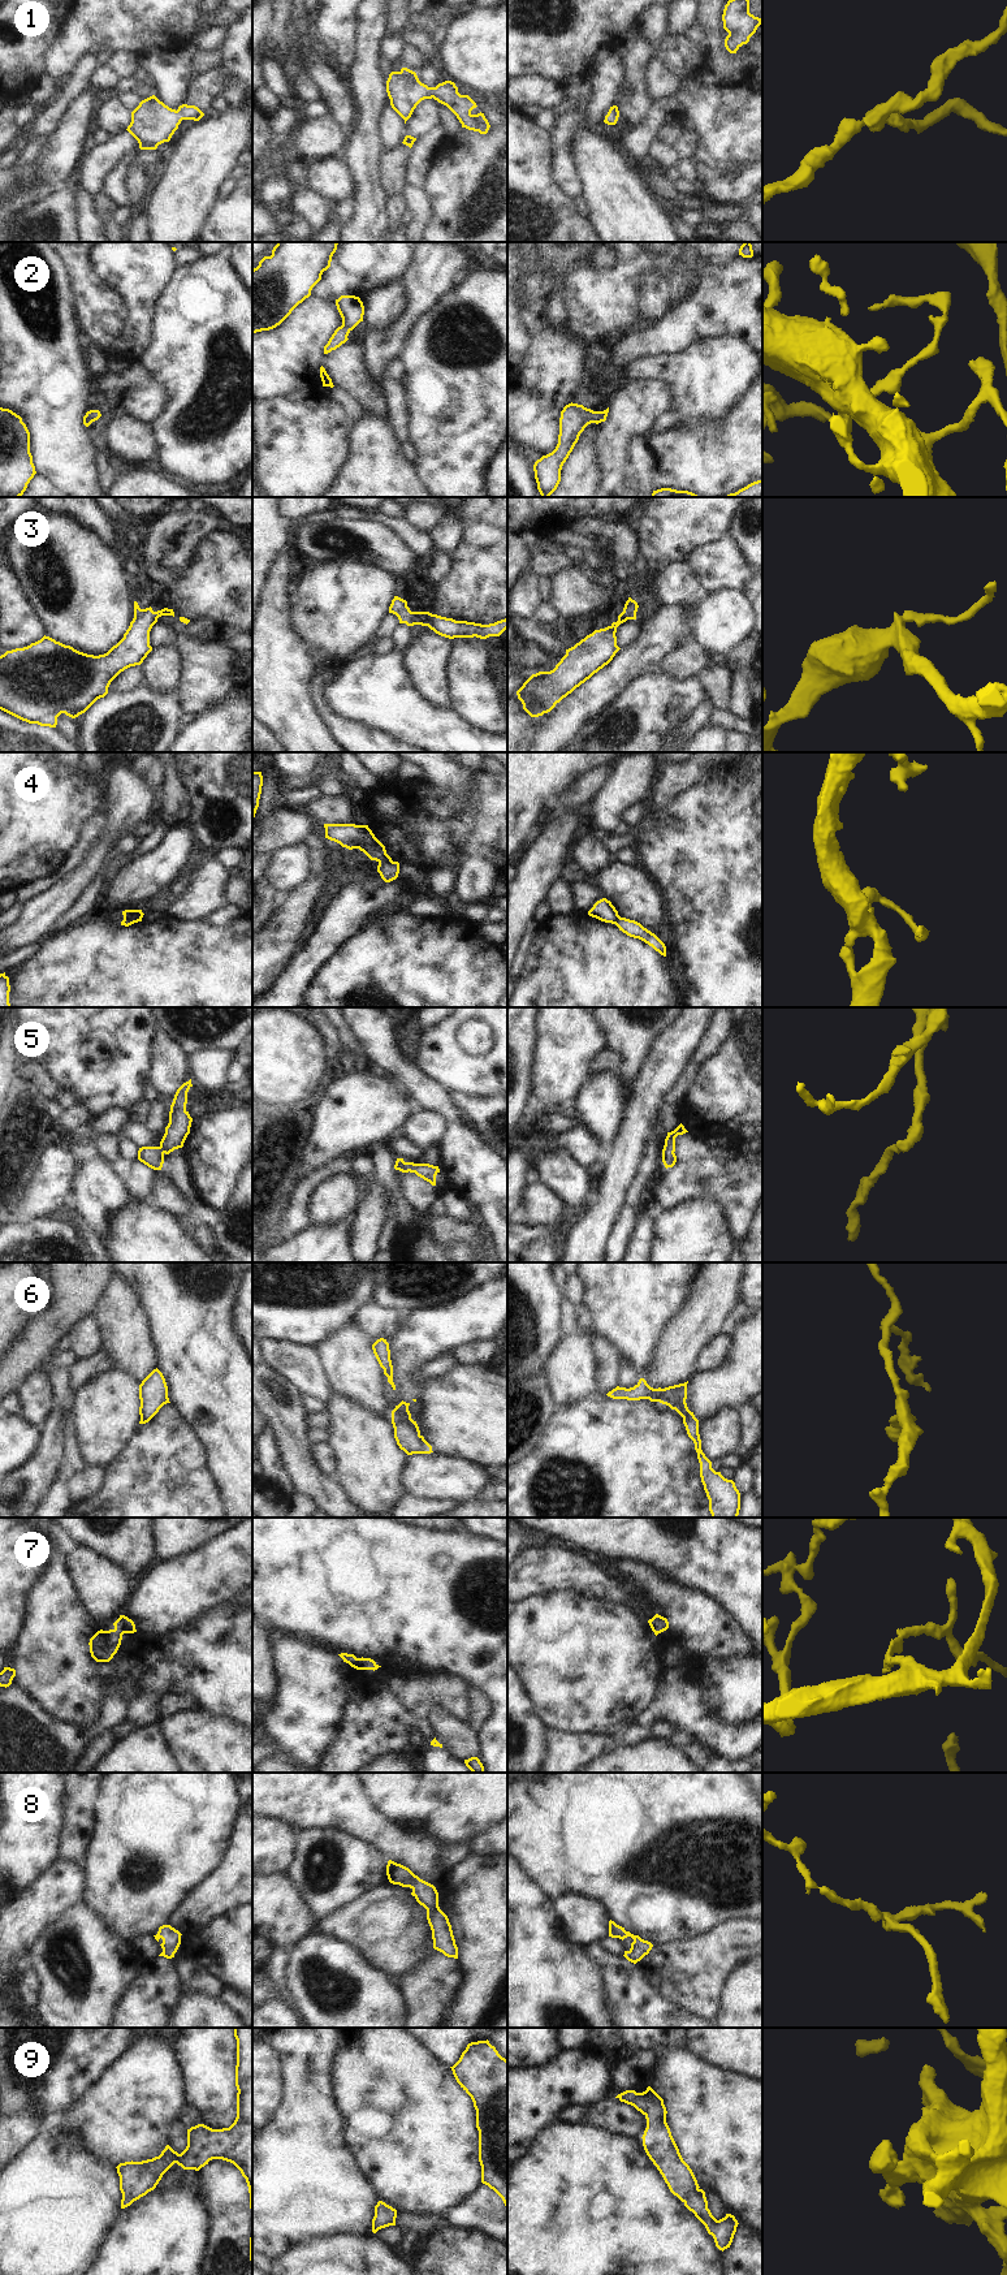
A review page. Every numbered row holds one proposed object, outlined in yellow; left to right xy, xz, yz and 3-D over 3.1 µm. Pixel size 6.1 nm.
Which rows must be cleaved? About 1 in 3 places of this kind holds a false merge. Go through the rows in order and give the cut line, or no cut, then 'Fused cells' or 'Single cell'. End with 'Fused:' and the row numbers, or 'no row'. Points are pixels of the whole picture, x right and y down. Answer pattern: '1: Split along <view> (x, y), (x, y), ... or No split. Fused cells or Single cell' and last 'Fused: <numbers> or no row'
1: No split. Single cell
2: No split. Single cell
3: No split. Single cell
4: Split along xz (390, 859), (379, 862). Fused cells
5: No split. Single cell
6: No split. Single cell
7: No split. Single cell
8: No split. Single cell
9: No split. Single cell
Fused: 4.

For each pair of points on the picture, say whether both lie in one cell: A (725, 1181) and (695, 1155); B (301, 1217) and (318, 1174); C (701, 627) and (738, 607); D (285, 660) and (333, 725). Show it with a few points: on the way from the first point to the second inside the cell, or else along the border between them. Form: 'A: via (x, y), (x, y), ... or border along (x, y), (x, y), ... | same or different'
A: via (717, 1174), (703, 1162) | same
B: via (301, 1207), (301, 1191), (307, 1185) | same
C: via (711, 627), (729, 616) | same
D: border along (318, 665), (311, 680), (310, 702), (324, 721) | different

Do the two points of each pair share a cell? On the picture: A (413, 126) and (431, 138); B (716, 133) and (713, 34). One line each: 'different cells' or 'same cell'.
A: different cells
B: same cell

